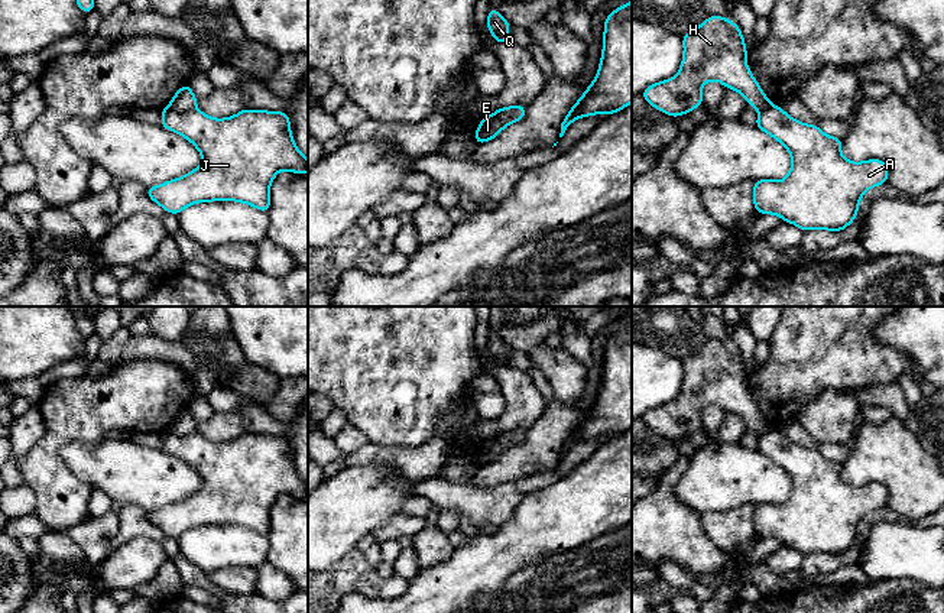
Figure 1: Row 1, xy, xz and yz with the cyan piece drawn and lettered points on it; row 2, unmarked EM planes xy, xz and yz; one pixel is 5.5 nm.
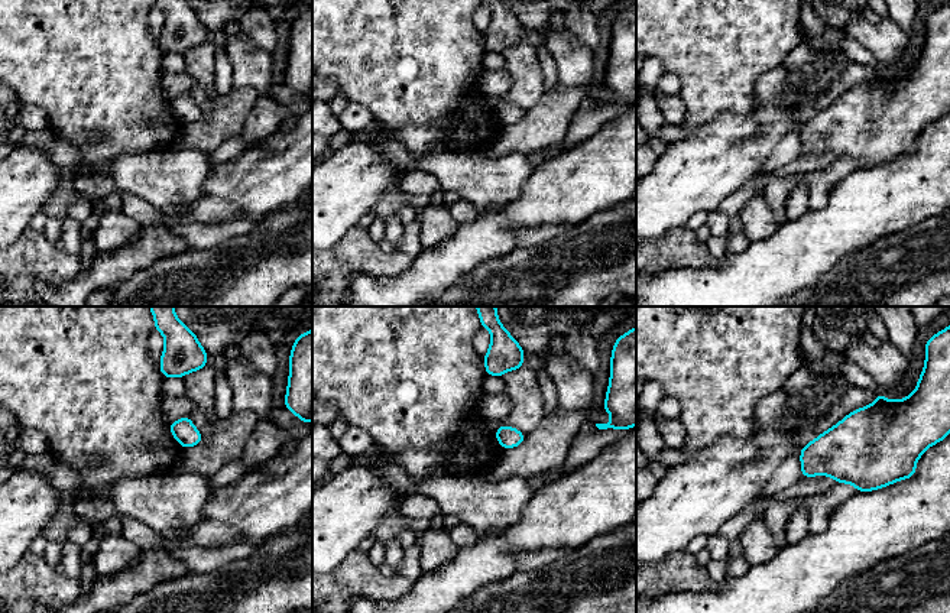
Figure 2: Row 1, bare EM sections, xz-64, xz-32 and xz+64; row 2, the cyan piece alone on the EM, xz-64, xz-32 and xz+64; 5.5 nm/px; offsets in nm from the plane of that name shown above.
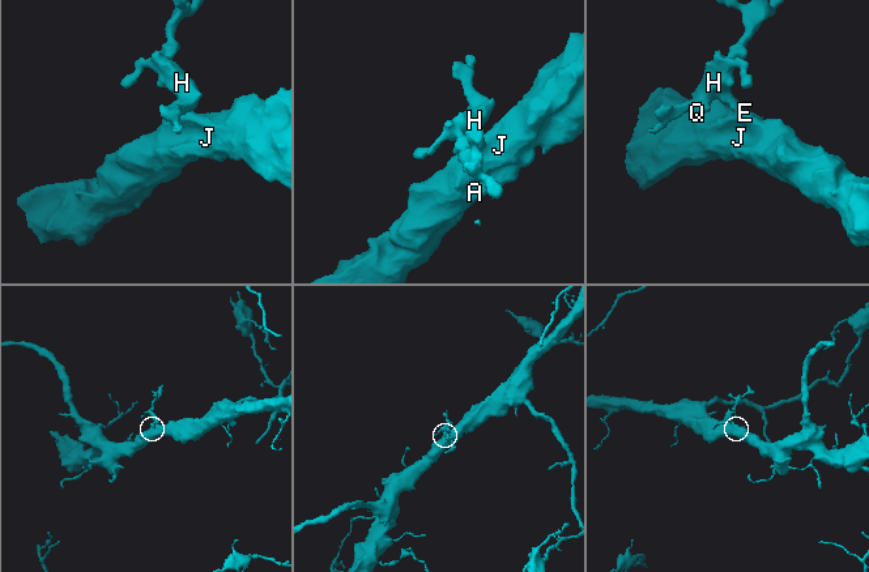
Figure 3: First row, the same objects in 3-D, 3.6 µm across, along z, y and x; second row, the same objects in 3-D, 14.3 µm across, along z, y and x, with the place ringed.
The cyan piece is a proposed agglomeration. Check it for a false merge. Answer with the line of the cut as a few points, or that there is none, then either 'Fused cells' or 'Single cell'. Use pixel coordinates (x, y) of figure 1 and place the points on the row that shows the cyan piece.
Split along xy (168, 106), (177, 110), (194, 109). Fused cells

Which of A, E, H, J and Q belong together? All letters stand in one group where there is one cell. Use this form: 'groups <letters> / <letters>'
groups A E J / H Q

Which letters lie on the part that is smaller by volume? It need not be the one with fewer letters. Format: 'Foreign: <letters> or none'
Foreign: H, Q

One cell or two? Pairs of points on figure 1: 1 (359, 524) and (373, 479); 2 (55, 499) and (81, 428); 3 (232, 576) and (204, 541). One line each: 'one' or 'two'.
1: one
2: one
3: two

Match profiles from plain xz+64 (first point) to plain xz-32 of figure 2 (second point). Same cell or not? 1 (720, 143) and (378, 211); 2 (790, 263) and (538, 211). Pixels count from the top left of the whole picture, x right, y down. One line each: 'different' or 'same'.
1: different
2: same

